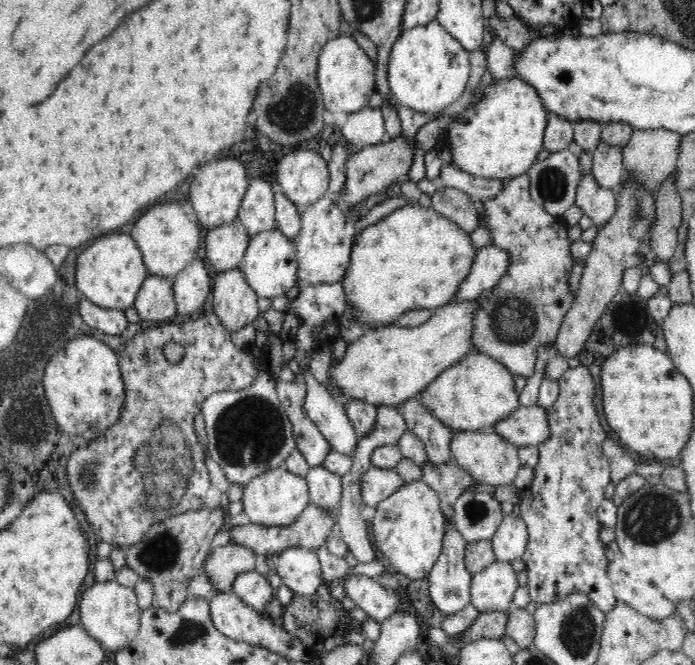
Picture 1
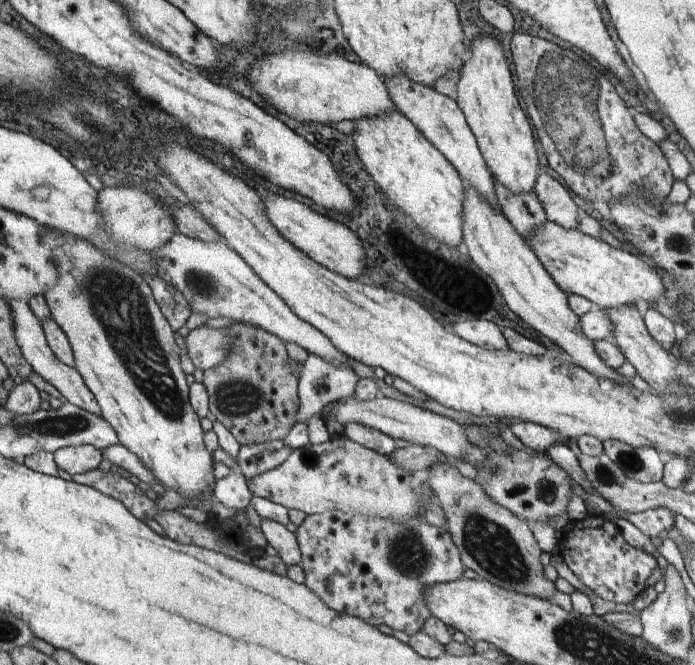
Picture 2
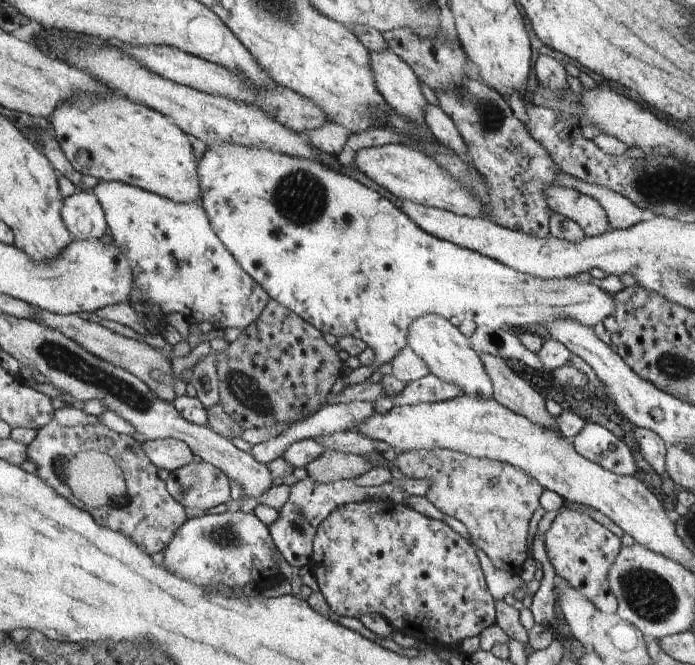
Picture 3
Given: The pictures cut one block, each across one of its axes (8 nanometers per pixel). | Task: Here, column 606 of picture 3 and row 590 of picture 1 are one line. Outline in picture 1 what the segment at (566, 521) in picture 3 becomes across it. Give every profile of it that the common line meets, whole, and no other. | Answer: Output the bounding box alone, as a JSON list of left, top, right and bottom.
[521,360,617,613]

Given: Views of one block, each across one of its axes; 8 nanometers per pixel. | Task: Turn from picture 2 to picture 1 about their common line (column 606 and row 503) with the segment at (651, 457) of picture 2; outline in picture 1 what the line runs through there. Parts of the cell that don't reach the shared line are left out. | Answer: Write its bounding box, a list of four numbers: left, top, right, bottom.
[419,461,479,615]

